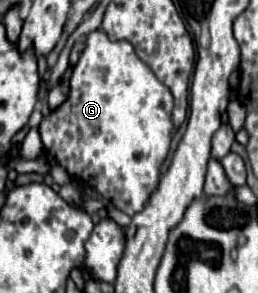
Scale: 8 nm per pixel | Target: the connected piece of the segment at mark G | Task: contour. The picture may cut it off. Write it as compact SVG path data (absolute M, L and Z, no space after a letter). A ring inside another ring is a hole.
M97 29L87 35L85 43L87 47L73 67L67 97L57 109L51 109L43 117L39 125L39 135L51 165L63 167L75 183L83 187L93 187L115 209L133 217L135 213L143 211L149 197L155 193L161 179L161 165L169 155L175 127L171 117L173 95L155 77L147 63L137 57L129 41L111 41L103 29ZM101 67L107 71L105 77L99 73Z

